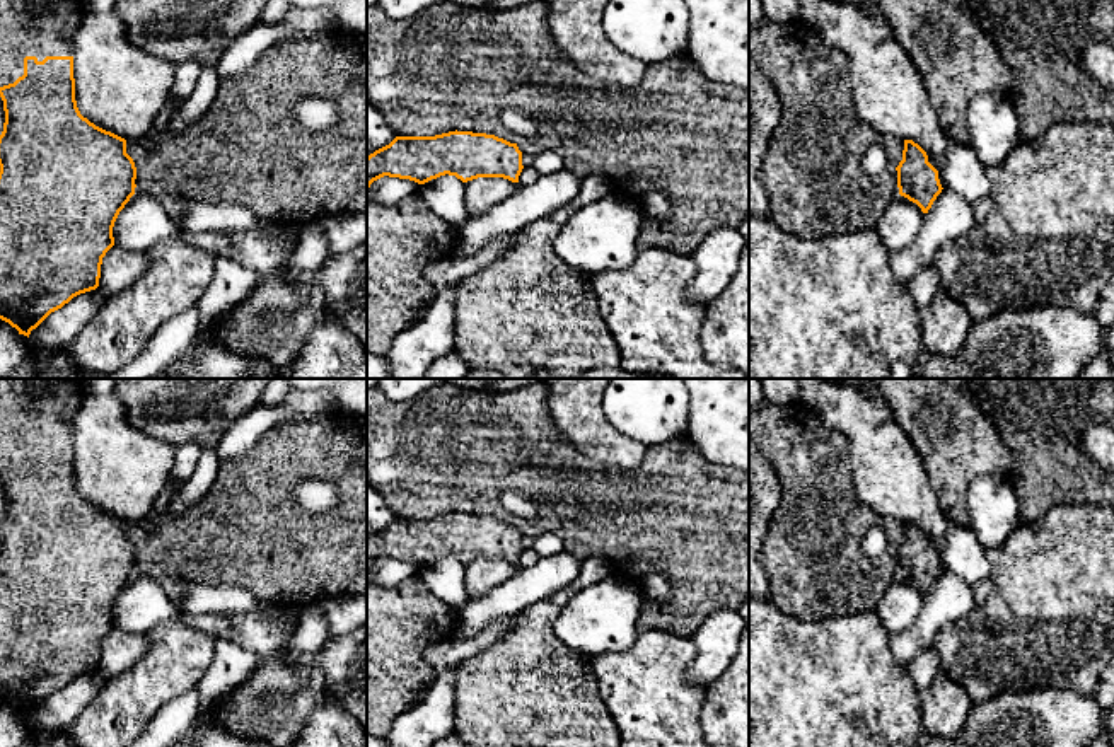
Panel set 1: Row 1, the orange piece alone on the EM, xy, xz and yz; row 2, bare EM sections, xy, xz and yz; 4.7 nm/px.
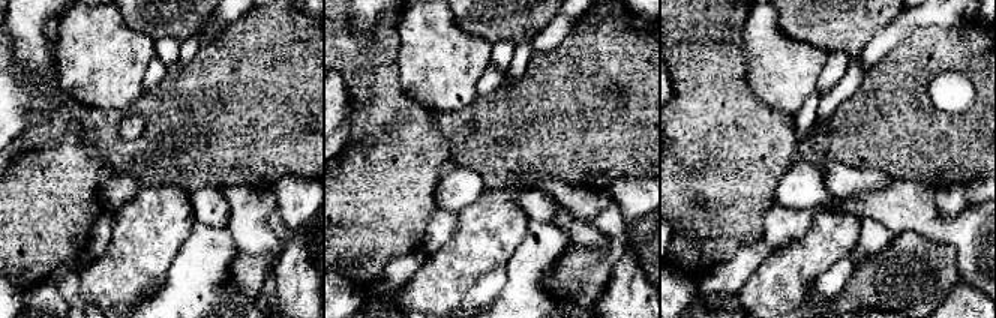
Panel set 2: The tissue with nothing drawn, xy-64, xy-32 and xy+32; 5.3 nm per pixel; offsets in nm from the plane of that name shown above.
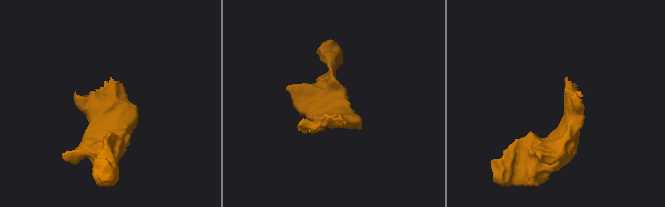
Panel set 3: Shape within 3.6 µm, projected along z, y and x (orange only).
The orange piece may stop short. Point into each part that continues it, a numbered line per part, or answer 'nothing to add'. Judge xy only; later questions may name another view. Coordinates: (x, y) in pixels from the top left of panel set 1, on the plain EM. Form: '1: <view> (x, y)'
1: xy (53, 416)

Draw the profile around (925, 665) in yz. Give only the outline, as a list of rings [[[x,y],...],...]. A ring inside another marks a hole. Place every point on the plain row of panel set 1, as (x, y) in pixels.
[[[931,645],[920,650],[908,665],[908,670],[914,680],[918,692],[926,691],[940,672],[940,658],[935,646]]]

